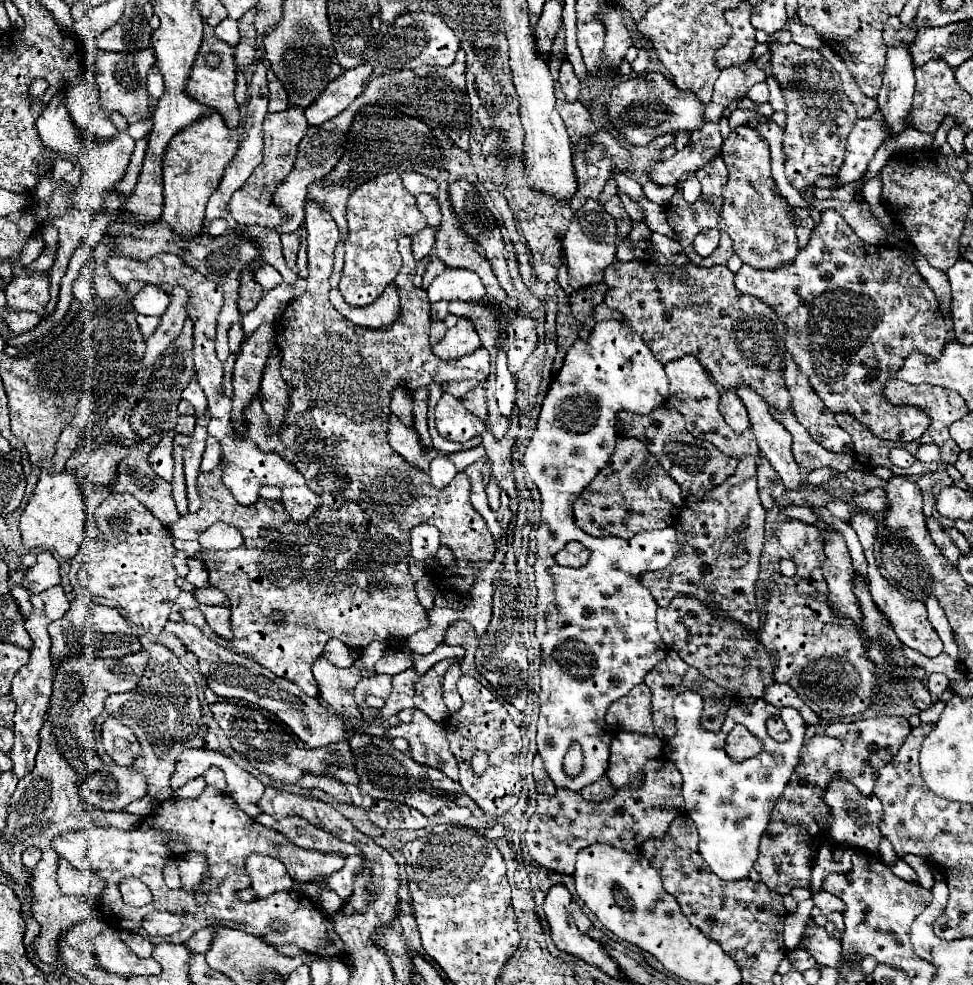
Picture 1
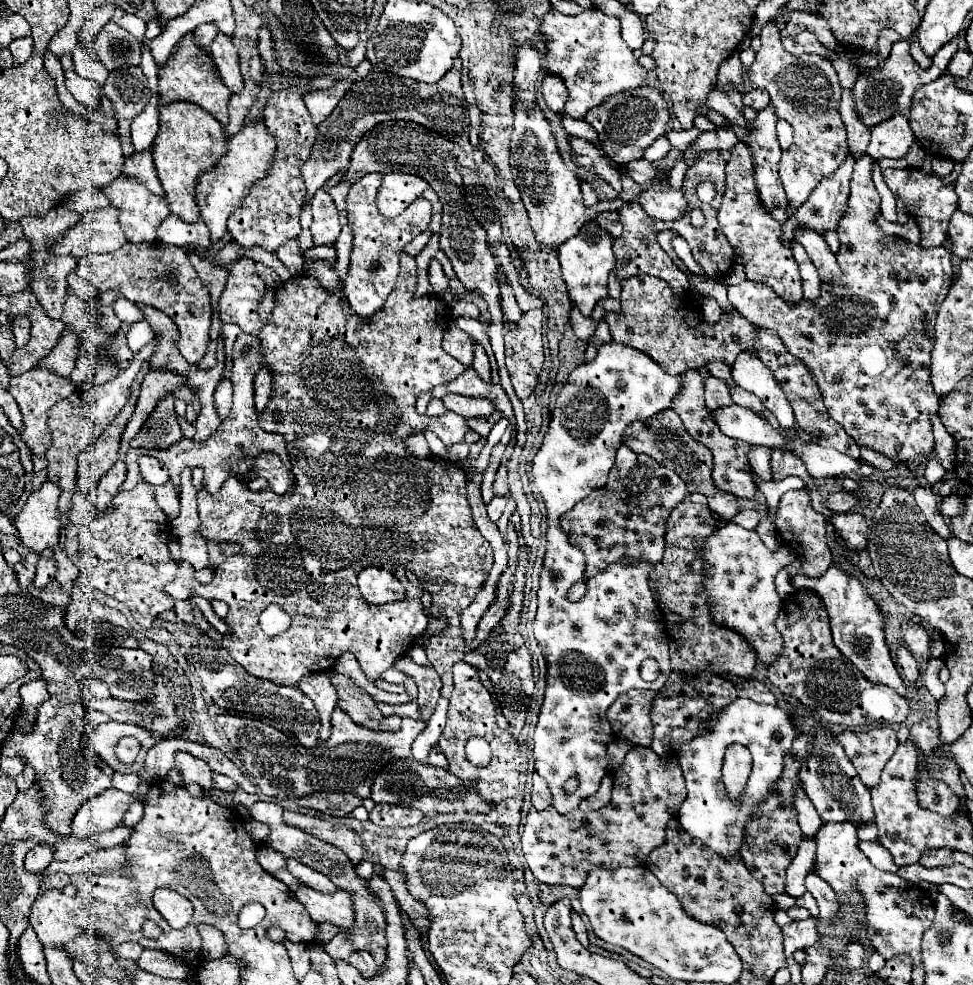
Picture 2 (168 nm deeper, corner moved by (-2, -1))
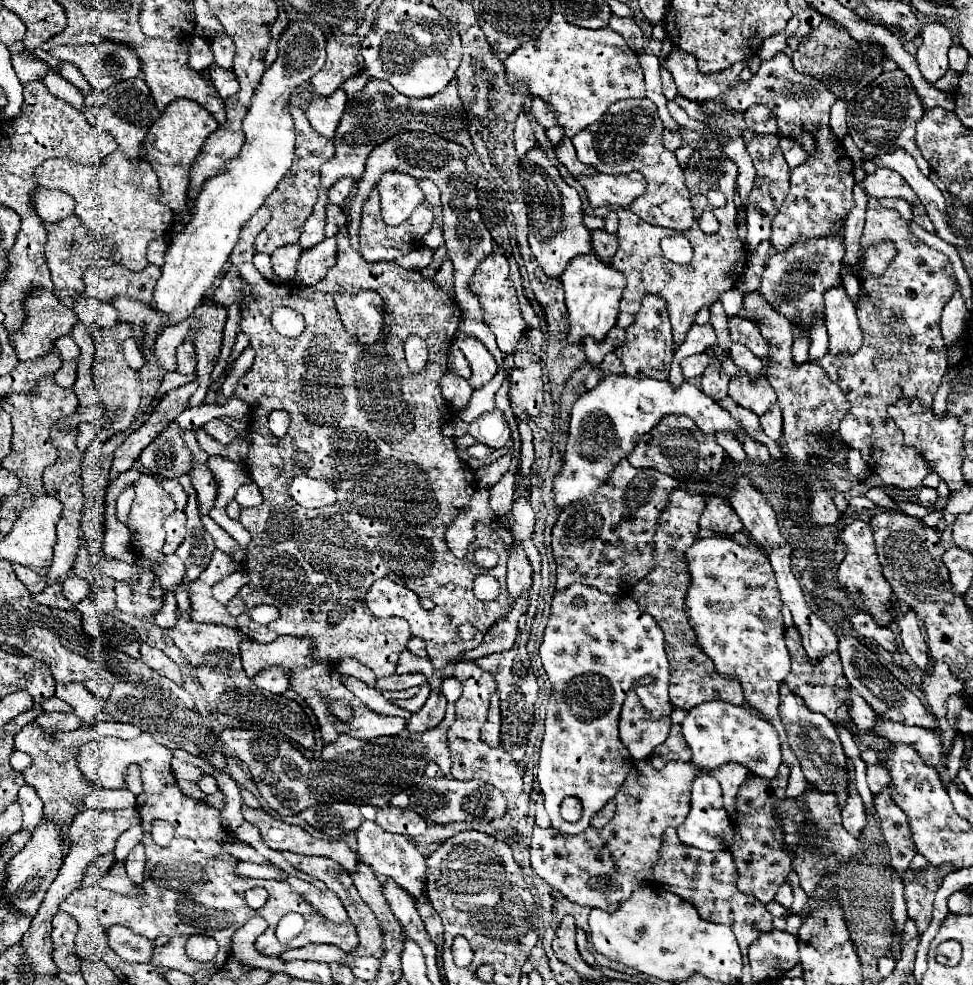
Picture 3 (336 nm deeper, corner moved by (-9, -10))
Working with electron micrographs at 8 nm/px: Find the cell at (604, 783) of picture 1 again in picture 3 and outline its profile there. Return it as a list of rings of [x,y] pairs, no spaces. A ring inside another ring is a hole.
[[[611,800],[603,810],[599,810],[595,816],[593,816],[593,820],[591,820],[591,826],[597,826],[597,828],[601,828],[601,826],[605,826],[611,818],[613,818],[613,814],[615,814],[615,802]]]

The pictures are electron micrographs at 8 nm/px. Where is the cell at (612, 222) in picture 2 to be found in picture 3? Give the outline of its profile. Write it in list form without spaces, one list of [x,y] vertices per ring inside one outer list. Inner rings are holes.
[[[593,230],[593,252],[603,260],[611,262],[613,254],[617,252],[617,236],[609,234],[605,230]]]

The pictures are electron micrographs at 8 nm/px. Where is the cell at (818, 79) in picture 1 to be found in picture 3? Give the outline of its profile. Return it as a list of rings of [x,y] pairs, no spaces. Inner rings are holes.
[[[785,52],[769,60],[761,60],[757,74],[747,82],[737,82],[723,98],[731,110],[747,110],[753,104],[765,104],[777,116],[779,134],[799,142],[807,152],[807,160],[791,170],[789,194],[773,220],[771,244],[777,252],[785,252],[789,244],[801,238],[815,238],[829,234],[831,224],[843,222],[853,206],[853,162],[847,156],[841,140],[833,136],[829,126],[829,110],[835,104],[833,92],[819,80],[793,70],[791,58]]]

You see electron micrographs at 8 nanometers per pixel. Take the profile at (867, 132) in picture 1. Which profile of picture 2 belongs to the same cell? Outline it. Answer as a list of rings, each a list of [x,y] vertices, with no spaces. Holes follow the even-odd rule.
[[[848,157],[848,161],[844,165],[840,165],[838,173],[834,173],[834,177],[826,177],[826,181],[822,181],[822,185],[818,185],[818,189],[814,189],[814,193],[808,197],[808,201],[790,215],[790,219],[782,225],[782,241],[786,245],[792,245],[796,241],[794,233],[798,227],[808,227],[820,235],[824,235],[826,231],[834,231],[838,227],[842,213],[846,211],[846,203],[848,203],[852,167],[854,167],[854,159]]]

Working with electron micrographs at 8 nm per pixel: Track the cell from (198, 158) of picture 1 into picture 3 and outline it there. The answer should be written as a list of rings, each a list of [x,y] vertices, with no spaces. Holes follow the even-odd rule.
[[[183,98],[183,100],[171,102],[165,108],[165,112],[149,128],[149,134],[143,140],[143,146],[147,148],[149,164],[159,178],[161,204],[169,206],[175,214],[181,214],[183,222],[189,222],[189,218],[191,218],[189,170],[191,170],[193,162],[197,160],[197,154],[199,154],[205,138],[209,138],[209,134],[213,134],[213,130],[217,130],[217,128],[219,128],[217,120],[203,106],[199,106],[193,100]]]

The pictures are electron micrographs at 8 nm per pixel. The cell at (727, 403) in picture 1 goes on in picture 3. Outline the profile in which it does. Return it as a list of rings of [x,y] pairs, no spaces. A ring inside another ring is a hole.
[[[705,368],[701,376],[701,390],[707,396],[711,396],[713,400],[723,400],[727,396],[727,384],[729,384],[729,376],[723,370]]]

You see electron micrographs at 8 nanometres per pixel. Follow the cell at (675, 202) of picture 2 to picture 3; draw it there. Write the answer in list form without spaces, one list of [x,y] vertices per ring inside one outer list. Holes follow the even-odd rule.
[[[649,98],[619,100],[609,106],[599,122],[581,130],[581,134],[573,138],[573,146],[583,164],[593,166],[603,174],[641,172],[647,180],[647,190],[629,206],[629,210],[653,226],[685,232],[695,222],[695,212],[683,182],[683,170],[675,154],[663,146],[663,130],[665,126]]]

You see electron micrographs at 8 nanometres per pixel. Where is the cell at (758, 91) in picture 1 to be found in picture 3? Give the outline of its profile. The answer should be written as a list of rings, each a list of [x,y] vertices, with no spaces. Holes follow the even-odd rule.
[[[751,106],[749,110],[745,110],[745,124],[753,132],[777,134],[777,122],[767,106]]]

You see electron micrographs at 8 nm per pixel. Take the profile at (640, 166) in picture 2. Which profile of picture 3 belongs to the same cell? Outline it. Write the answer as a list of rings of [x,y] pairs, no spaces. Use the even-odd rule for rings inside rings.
[[[597,174],[597,176],[577,176],[581,186],[587,190],[589,202],[593,208],[607,206],[607,204],[619,204],[629,206],[635,198],[645,194],[647,182],[641,178],[641,174]]]

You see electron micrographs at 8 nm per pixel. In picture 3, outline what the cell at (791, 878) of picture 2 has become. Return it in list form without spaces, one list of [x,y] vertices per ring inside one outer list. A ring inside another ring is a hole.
[[[785,882],[785,884],[779,888],[779,892],[777,892],[775,900],[777,900],[781,906],[791,908],[791,904],[793,904],[793,888],[791,888],[791,884],[789,884],[789,882]]]

